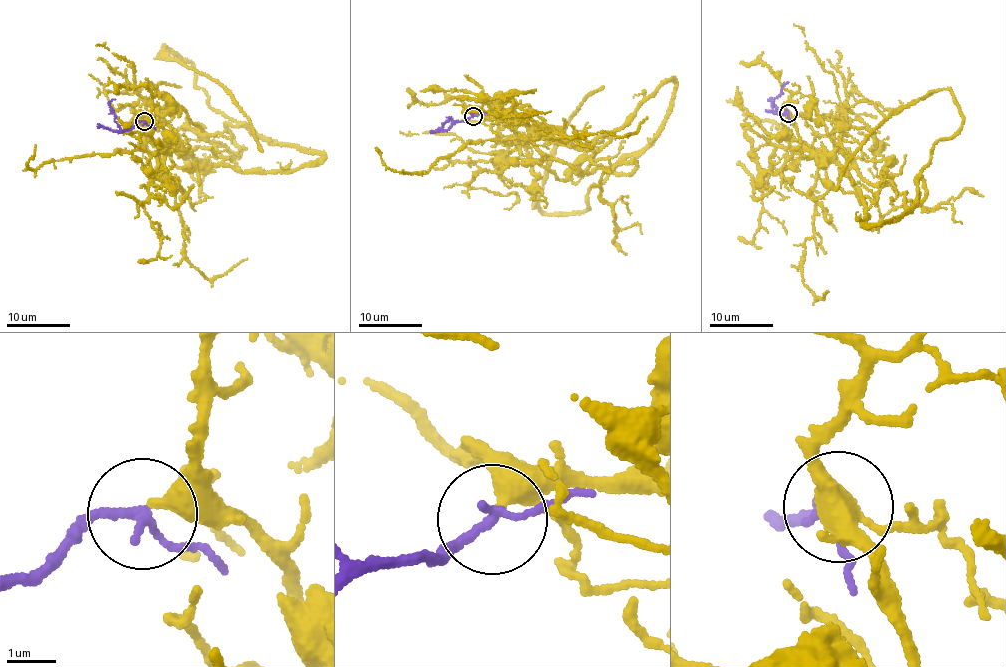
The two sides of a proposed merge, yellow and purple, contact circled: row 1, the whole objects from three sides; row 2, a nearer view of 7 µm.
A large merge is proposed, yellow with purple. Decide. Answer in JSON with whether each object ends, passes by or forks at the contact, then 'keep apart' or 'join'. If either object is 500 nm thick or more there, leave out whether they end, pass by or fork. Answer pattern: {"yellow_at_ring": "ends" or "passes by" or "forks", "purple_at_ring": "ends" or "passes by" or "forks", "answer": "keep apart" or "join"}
{"yellow_at_ring": "passes by", "purple_at_ring": "passes by", "answer": "join"}

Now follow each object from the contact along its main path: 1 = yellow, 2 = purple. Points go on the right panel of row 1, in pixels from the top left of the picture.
1: (788, 113), (910, 209), (931, 149), (962, 122), (950, 91), (892, 110), (835, 191)
2: (787, 112), (773, 110), (774, 99), (788, 83)

